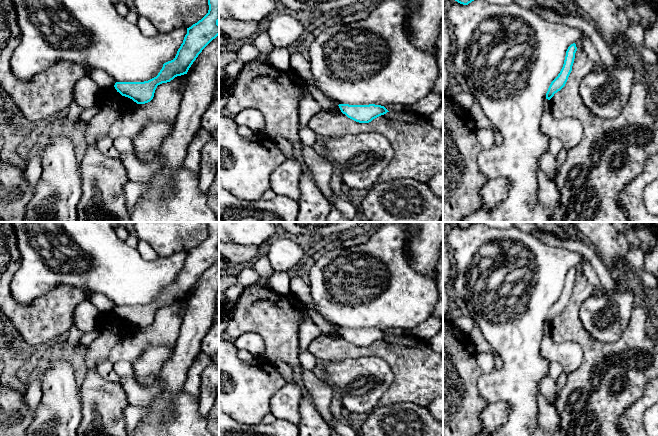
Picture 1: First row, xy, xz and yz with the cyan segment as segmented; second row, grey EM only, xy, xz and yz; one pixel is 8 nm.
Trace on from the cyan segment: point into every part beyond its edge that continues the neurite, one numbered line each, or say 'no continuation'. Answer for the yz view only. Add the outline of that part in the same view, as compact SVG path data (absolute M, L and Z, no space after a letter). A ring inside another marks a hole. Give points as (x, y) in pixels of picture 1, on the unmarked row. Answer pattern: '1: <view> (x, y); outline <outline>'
no continuation

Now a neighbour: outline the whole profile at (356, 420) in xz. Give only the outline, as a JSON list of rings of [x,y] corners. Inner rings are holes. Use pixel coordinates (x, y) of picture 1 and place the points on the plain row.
[[[351,412],[349,424],[357,430],[364,424],[371,412],[368,413],[355,413]]]

